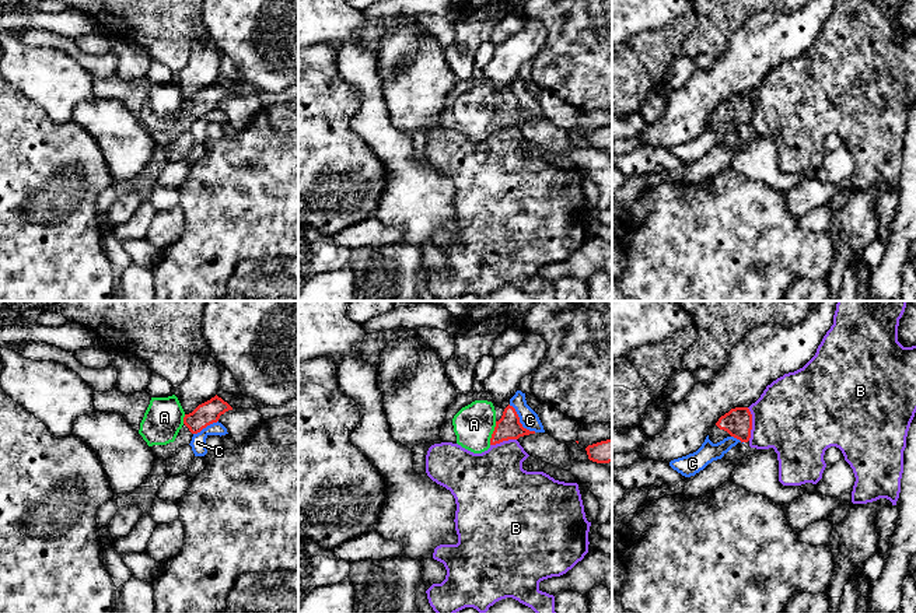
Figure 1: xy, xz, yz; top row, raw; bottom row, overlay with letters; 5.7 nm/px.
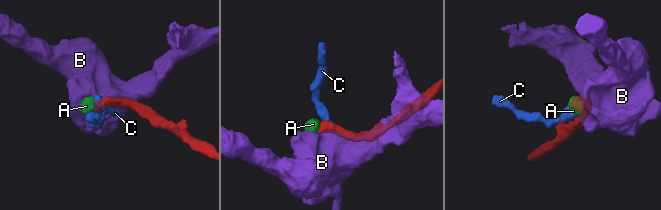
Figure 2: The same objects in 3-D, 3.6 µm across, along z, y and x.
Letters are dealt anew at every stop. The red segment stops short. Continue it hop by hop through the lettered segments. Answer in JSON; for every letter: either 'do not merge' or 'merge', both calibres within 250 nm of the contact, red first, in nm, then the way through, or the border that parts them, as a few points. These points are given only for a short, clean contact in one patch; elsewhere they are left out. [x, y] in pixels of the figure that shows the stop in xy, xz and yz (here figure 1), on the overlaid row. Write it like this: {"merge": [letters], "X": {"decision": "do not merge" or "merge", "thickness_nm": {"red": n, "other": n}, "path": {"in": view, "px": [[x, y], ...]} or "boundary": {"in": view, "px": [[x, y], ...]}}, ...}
{"merge": ["A"], "A": {"decision": "merge", "thickness_nm": {"red": 140, "other": 240}, "path": {"in": "xz", "px": [[509, 427], [493, 433], [479, 430], [474, 424]]}}, "B": {"decision": "do not merge", "thickness_nm": {"red": 160, "other": 440}}, "C": {"decision": "do not merge", "thickness_nm": {"red": 140, "other": 110}, "boundary": {"in": "xz", "px": [[509, 405], [514, 409], [518, 421], [535, 431]]}}}

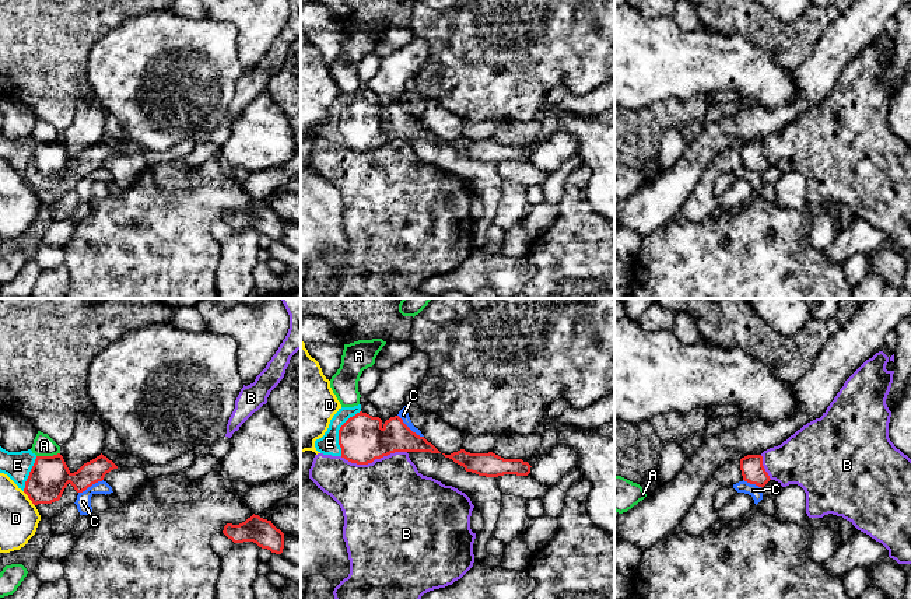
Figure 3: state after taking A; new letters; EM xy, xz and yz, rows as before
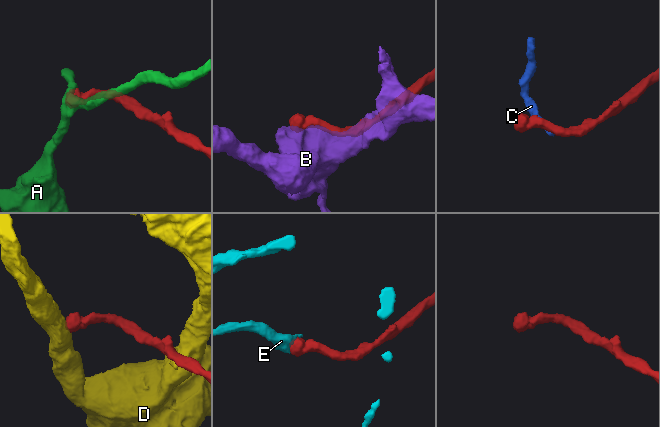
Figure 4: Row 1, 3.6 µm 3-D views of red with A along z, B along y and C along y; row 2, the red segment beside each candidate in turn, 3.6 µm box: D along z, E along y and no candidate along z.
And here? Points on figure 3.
{"merge": ["E"], "A": {"decision": "do not merge", "thickness_nm": {"red": 220, "other": 120}, "boundary": {"in": "xy", "px": [[59, 452], [37, 456]]}}, "B": {"decision": "do not merge", "thickness_nm": {"red": 260, "other": 480}}, "C": {"decision": "do not merge", "thickness_nm": {"red": 220, "other": 60}, "boundary": {"in": "xz", "px": [[398, 414], [413, 431], [423, 437]]}}, "D": {"decision": "do not merge", "thickness_nm": {"red": 220, "other": 220}}, "E": {"decision": "merge", "thickness_nm": {"red": 260, "other": 110}}}

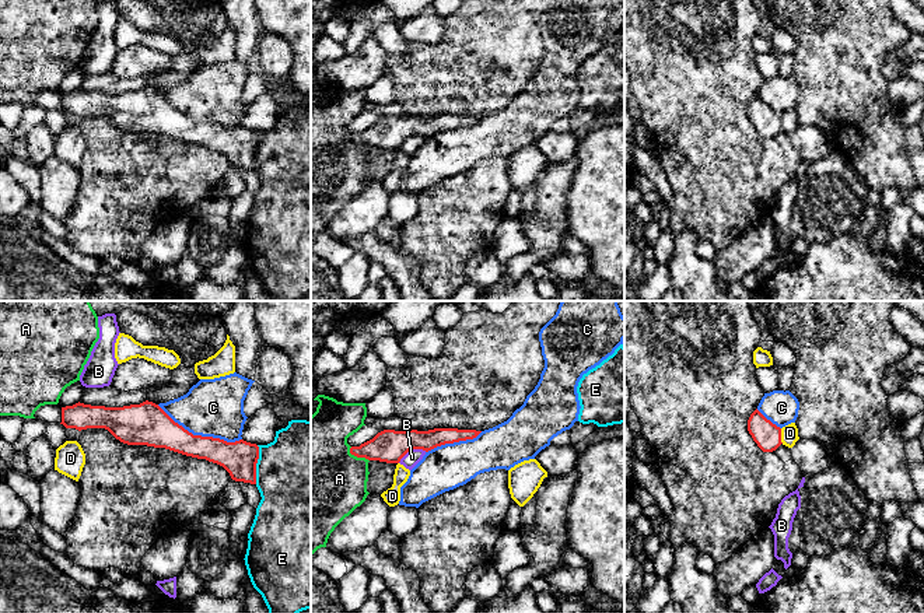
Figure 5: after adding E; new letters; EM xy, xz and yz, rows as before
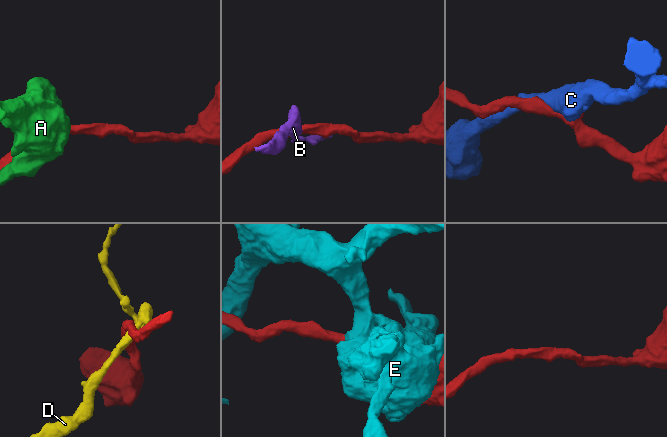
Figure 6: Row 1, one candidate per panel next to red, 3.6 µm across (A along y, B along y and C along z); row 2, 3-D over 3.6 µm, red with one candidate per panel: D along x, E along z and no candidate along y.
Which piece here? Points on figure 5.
{"merge": [], "A": {"decision": "do not merge", "thickness_nm": {"red": 190, "other": 460}}, "B": {"decision": "do not merge", "thickness_nm": {"red": 190, "other": 90}, "boundary": {"in": "xz", "px": [[426, 451], [410, 449], [398, 462]]}}, "C": {"decision": "do not merge", "thickness_nm": {"red": 200, "other": 340}}, "D": {"decision": "do not merge", "thickness_nm": {"red": 160, "other": 100}}, "E": {"decision": "do not merge", "thickness_nm": {"red": 200, "other": 480}}}

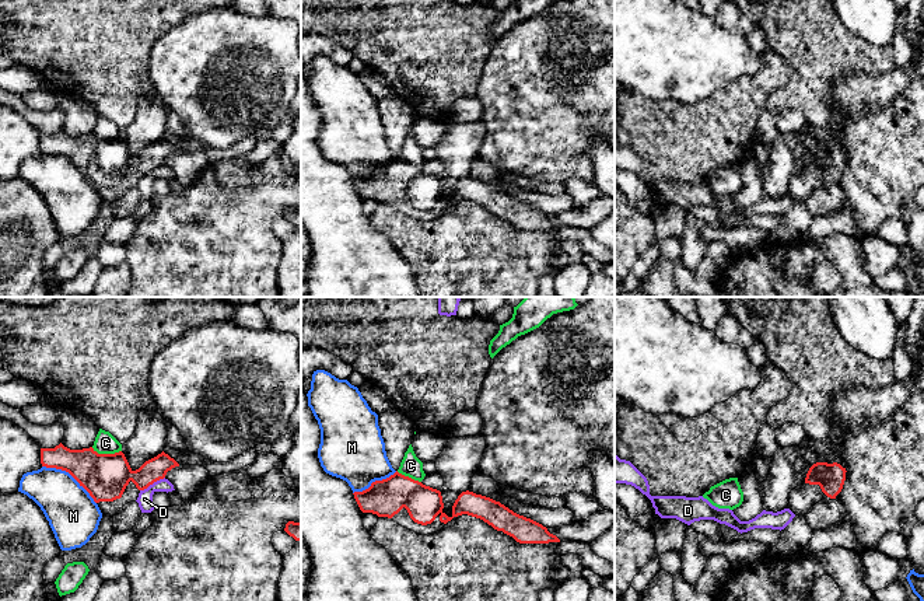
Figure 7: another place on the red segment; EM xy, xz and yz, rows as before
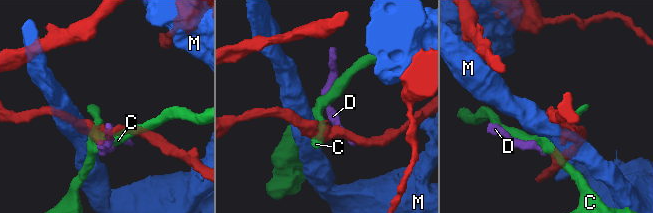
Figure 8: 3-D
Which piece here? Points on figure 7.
{"merge": [], "C": {"decision": "do not merge", "thickness_nm": {"red": 260, "other": 120}, "boundary": {"in": "xy", "px": [[91, 447], [98, 453], [121, 451]]}}, "D": {"decision": "do not merge", "thickness_nm": {"red": 240, "other": 90}, "boundary": {"in": "xy", "px": [[164, 477], [140, 491]]}}, "M": {"decision": "do not merge", "thickness_nm": {"red": 260, "other": 300}}}

